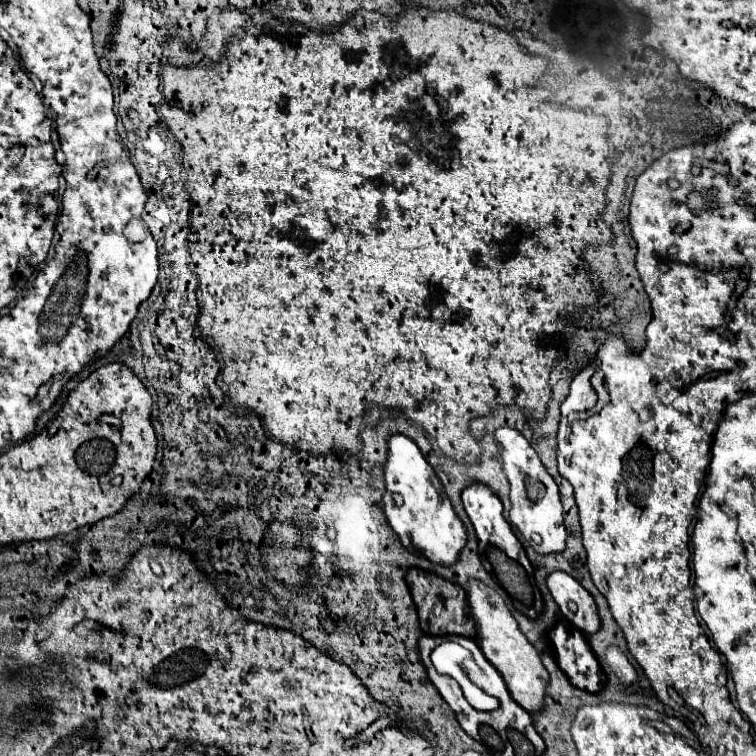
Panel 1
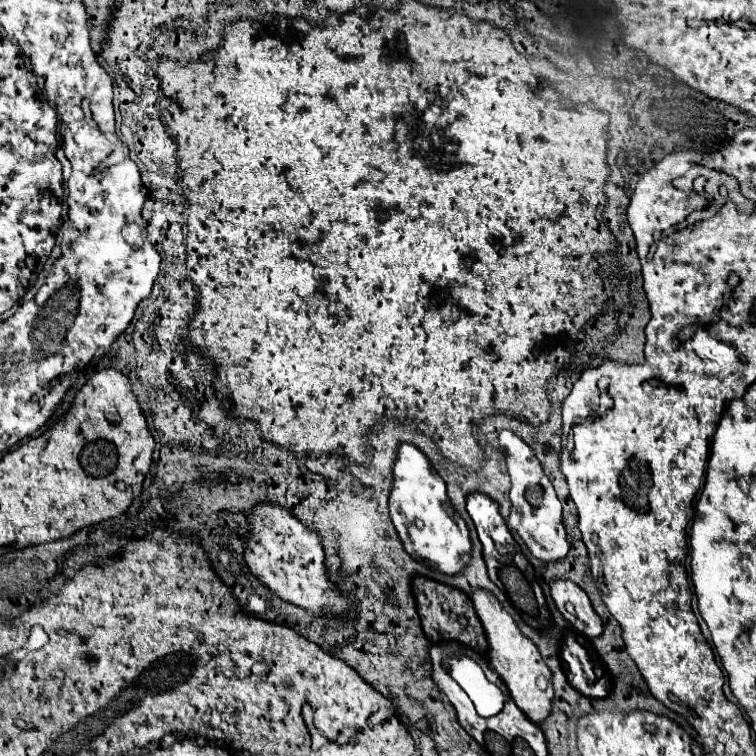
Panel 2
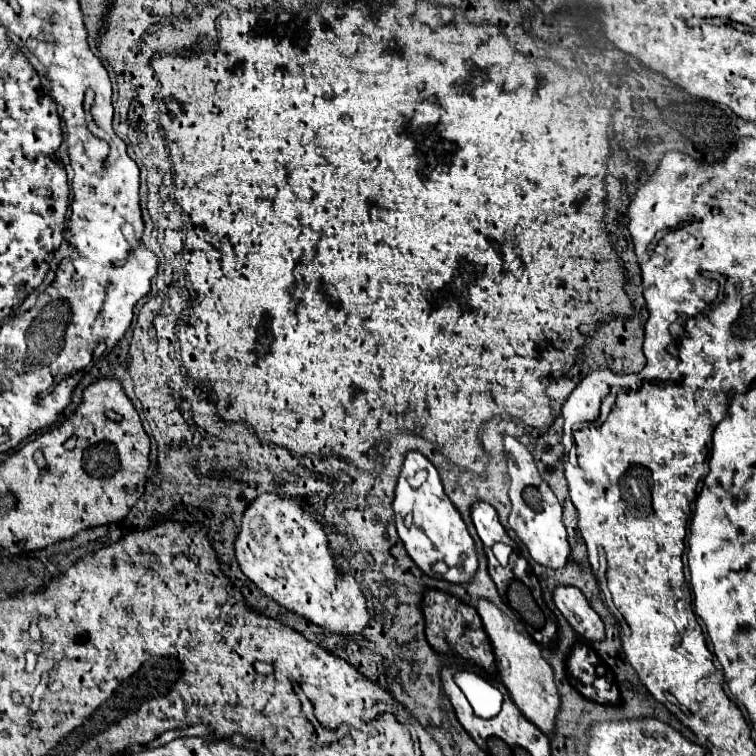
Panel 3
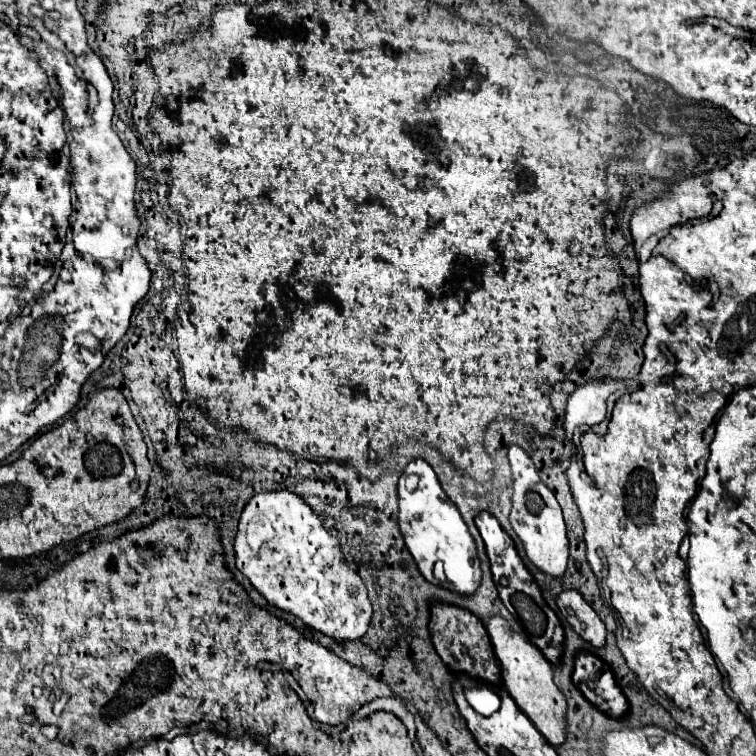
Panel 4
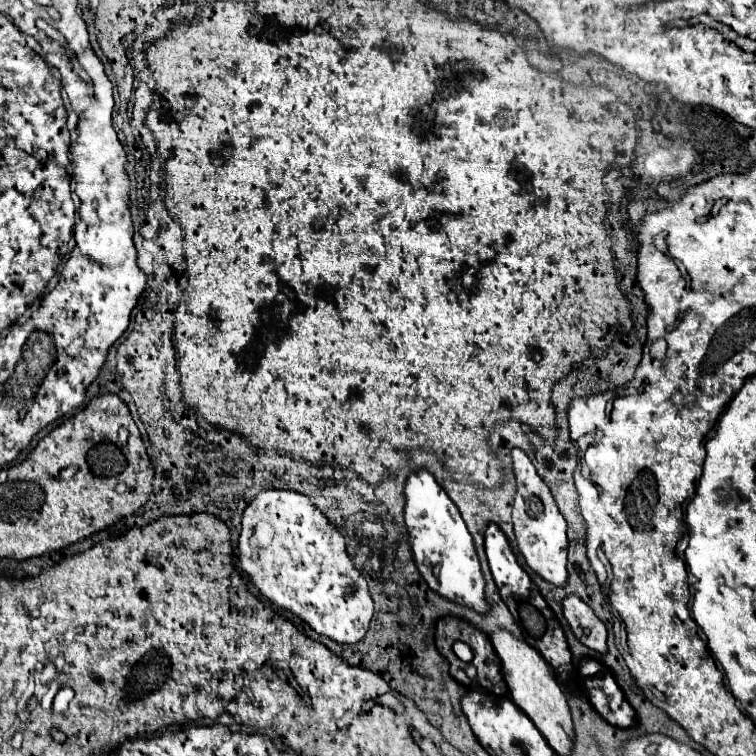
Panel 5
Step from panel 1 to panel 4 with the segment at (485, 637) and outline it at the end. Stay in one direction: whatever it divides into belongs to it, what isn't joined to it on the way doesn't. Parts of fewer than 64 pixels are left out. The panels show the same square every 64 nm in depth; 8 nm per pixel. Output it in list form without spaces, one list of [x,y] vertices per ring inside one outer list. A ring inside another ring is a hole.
[[[490,616],[486,620],[486,630],[494,646],[494,654],[498,662],[502,664],[502,680],[518,708],[534,722],[534,726],[550,740],[552,746],[560,746],[566,736],[566,698],[558,690],[558,686],[552,680],[552,664],[544,658],[544,654],[522,634],[514,634],[510,630],[510,622],[502,616]]]

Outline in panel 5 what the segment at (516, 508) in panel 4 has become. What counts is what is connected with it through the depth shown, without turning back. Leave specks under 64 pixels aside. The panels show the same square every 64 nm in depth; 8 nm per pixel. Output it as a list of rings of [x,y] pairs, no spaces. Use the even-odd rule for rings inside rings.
[[[512,448],[510,452],[514,474],[516,474],[516,498],[512,508],[512,522],[514,522],[514,534],[518,540],[518,548],[526,558],[526,564],[540,574],[544,580],[562,586],[566,584],[566,550],[568,550],[568,538],[566,538],[566,520],[560,514],[556,500],[544,480],[540,480],[532,460],[520,450]]]

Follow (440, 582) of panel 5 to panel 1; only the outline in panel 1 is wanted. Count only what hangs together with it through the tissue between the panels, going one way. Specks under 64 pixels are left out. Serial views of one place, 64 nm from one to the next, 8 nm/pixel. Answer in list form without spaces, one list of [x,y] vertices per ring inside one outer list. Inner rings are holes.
[[[390,434],[388,438],[388,458],[384,464],[384,496],[382,512],[388,518],[392,530],[400,536],[406,548],[420,550],[432,562],[450,566],[458,560],[460,548],[466,544],[466,528],[454,514],[446,492],[432,470],[432,466],[422,456],[414,440],[404,434]]]

